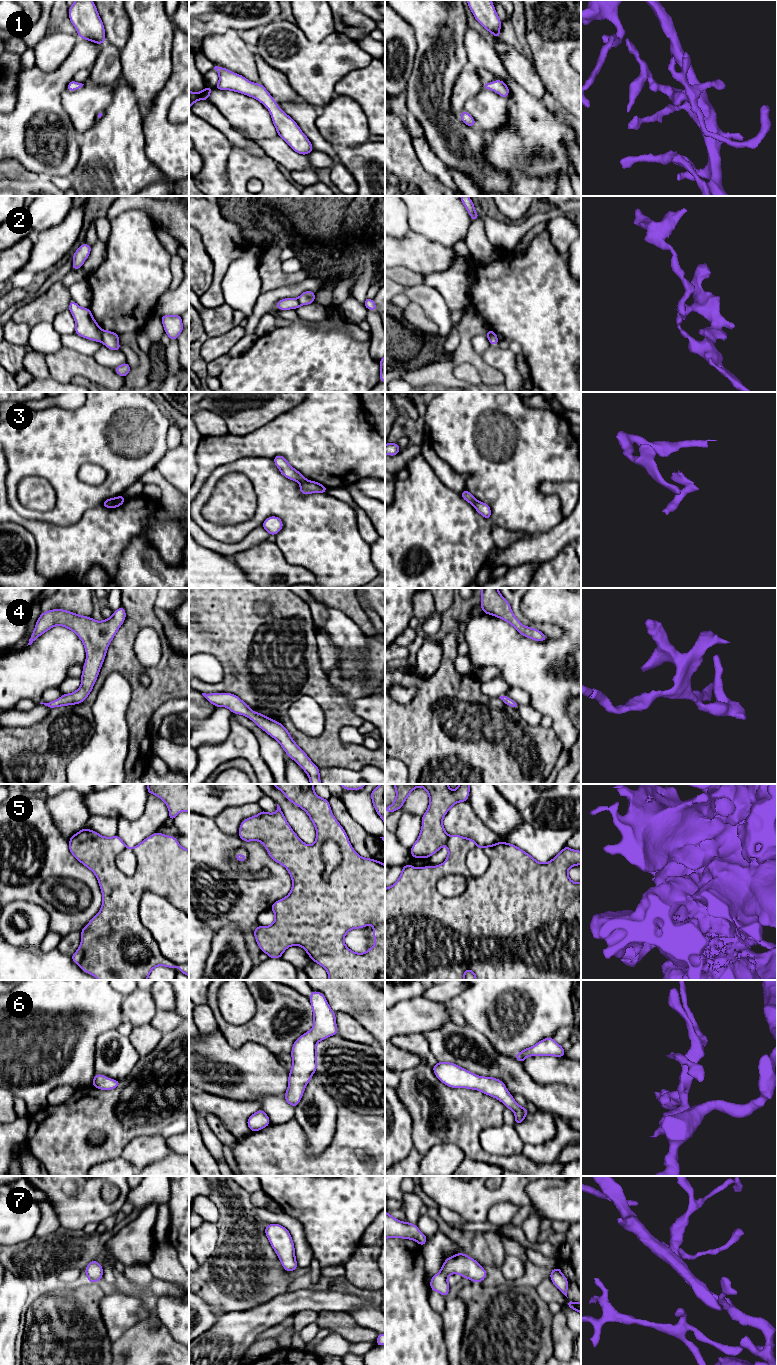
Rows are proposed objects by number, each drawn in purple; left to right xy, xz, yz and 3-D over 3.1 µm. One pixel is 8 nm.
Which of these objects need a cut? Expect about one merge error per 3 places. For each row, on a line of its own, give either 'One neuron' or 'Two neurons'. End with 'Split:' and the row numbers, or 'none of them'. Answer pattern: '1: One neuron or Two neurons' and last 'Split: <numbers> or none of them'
1: One neuron
2: Two neurons
3: Two neurons
4: One neuron
5: Two neurons
6: One neuron
7: One neuron
Split: 2, 3, 5

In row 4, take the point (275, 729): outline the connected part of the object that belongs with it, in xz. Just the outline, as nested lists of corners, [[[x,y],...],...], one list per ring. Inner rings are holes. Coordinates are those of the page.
[[[211,693],[202,695],[216,707],[227,707],[234,714],[250,718],[259,728],[277,740],[286,754],[293,759],[308,775],[310,784],[321,784],[319,768],[306,753],[295,743],[288,730],[279,722],[265,715],[253,712],[249,705],[237,695],[231,693]]]

